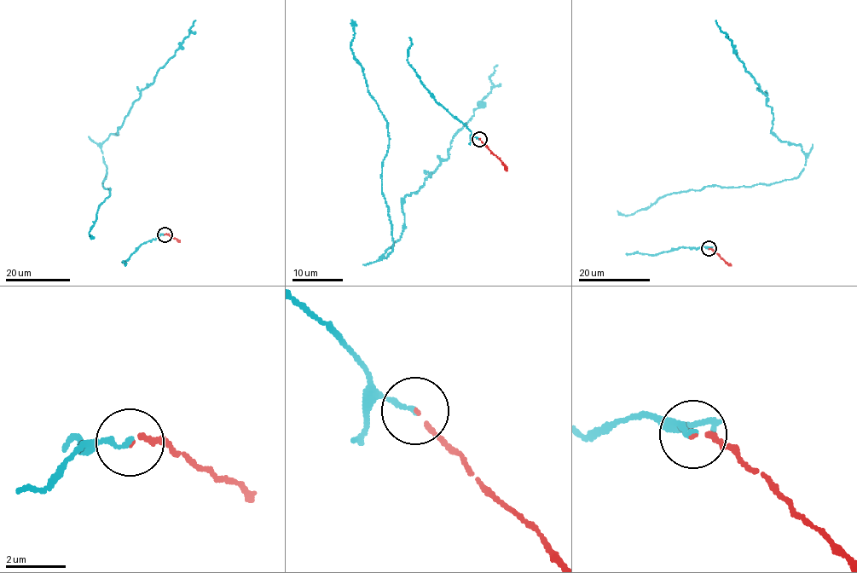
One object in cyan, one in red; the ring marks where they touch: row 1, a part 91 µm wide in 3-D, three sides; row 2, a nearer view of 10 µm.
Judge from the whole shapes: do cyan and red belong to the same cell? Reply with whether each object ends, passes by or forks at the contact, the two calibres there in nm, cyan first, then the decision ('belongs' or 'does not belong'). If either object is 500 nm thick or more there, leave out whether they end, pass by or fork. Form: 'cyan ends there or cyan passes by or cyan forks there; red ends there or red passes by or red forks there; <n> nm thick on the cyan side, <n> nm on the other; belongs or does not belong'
cyan ends there; red ends there; 170 nm thick on the cyan side, 120 nm on the other; belongs

